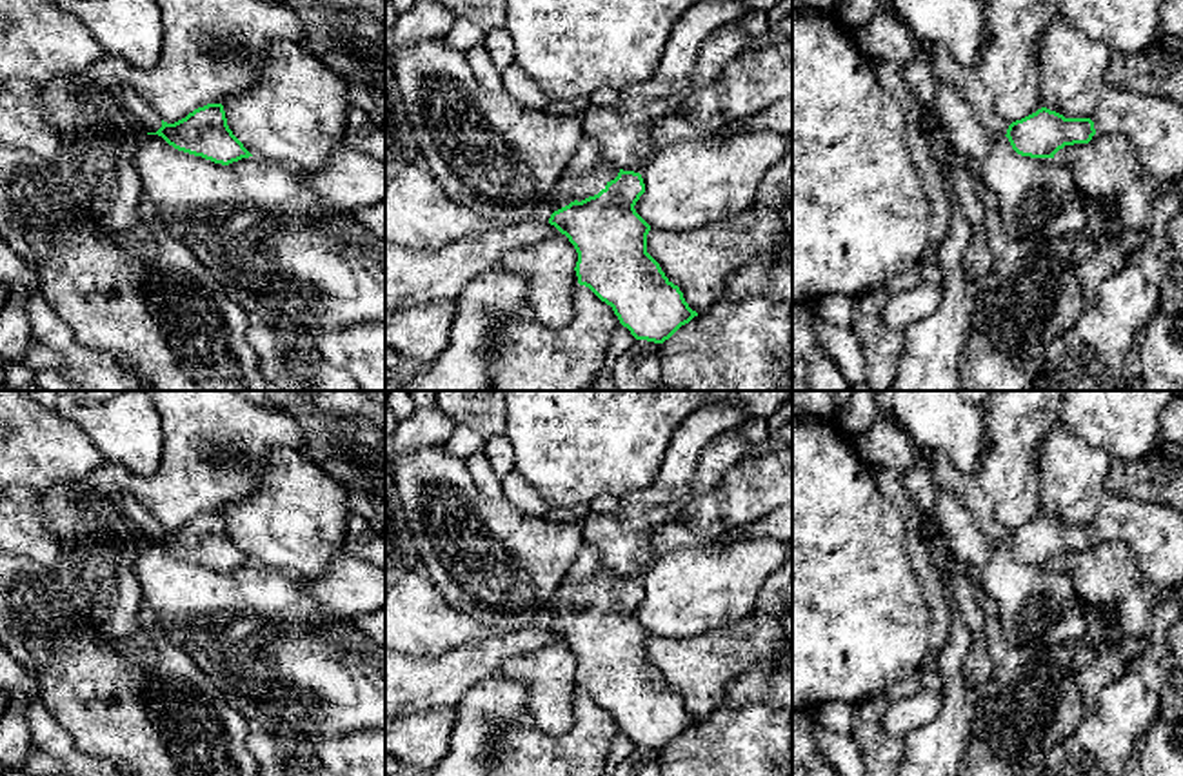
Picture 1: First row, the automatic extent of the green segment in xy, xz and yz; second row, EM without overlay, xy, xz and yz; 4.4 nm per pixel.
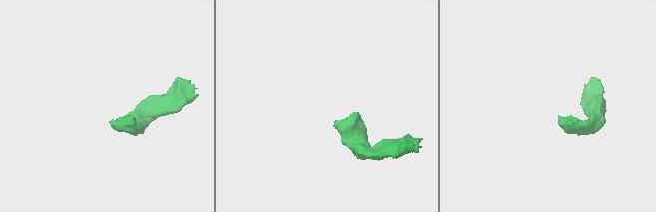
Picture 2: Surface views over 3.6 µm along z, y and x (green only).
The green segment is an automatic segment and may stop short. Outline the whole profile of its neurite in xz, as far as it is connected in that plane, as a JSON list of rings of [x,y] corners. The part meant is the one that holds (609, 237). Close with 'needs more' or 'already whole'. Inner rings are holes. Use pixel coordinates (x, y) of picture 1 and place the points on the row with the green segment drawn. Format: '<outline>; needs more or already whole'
[[[600,160],[585,174],[565,171],[534,218],[554,225],[574,245],[578,253],[574,271],[580,285],[589,287],[611,305],[620,323],[636,340],[663,343],[698,313],[689,307],[680,287],[665,276],[660,264],[647,253],[651,225],[634,209],[643,193],[645,184],[640,173],[623,171]]]; needs more

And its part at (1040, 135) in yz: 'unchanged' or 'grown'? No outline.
grown

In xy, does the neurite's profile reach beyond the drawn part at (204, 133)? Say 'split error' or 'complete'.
split error

